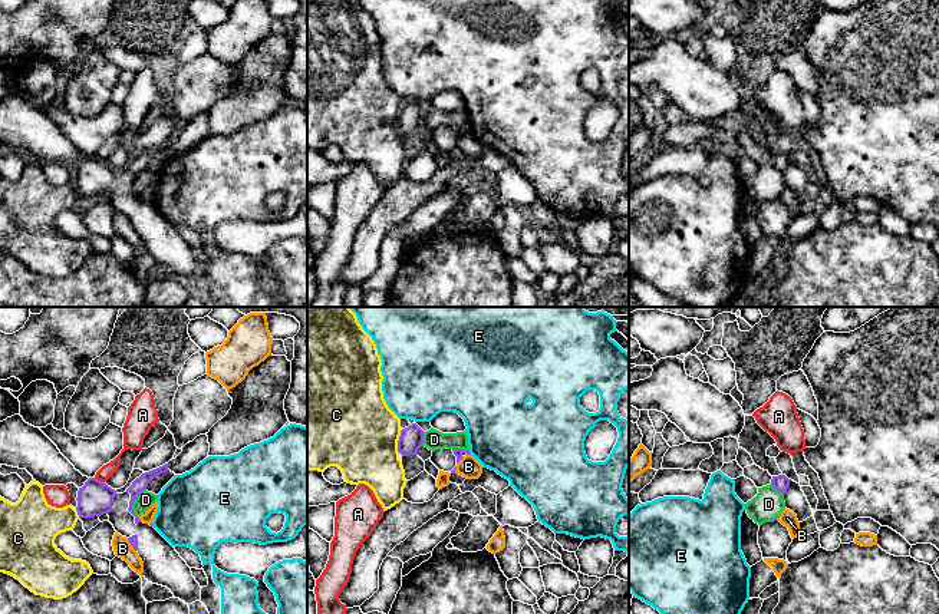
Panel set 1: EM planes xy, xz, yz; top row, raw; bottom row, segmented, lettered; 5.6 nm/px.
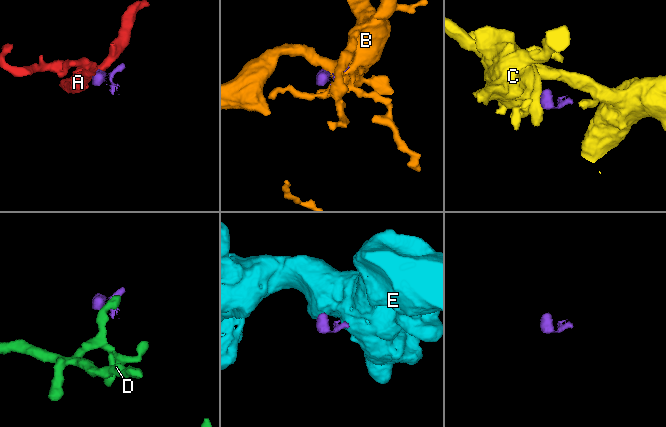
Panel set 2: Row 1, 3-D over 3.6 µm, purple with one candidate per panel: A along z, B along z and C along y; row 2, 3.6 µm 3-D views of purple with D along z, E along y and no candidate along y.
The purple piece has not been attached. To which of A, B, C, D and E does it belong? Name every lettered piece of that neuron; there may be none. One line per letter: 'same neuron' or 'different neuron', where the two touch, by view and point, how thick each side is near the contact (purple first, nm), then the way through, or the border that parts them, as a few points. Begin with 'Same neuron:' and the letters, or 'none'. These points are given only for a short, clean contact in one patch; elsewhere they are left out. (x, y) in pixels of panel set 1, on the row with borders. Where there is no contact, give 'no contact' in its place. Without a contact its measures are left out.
Same neuron: none
A: different neuron; contact xy (99, 481); calibres 190 and 80 nm
B: different neuron; contact xy (139, 520); calibres 80 and 60 nm; border xy (137, 517), (141, 521)
C: different neuron; contact xz (398, 441); calibres 140 and 460 nm; border xz (402, 429), (398, 438), (398, 452)
D: different neuron; contact xy (134, 501); calibres 80 and 100 nm
E: different neuron; contact xz (468, 452); calibres 50 and 420 nm

